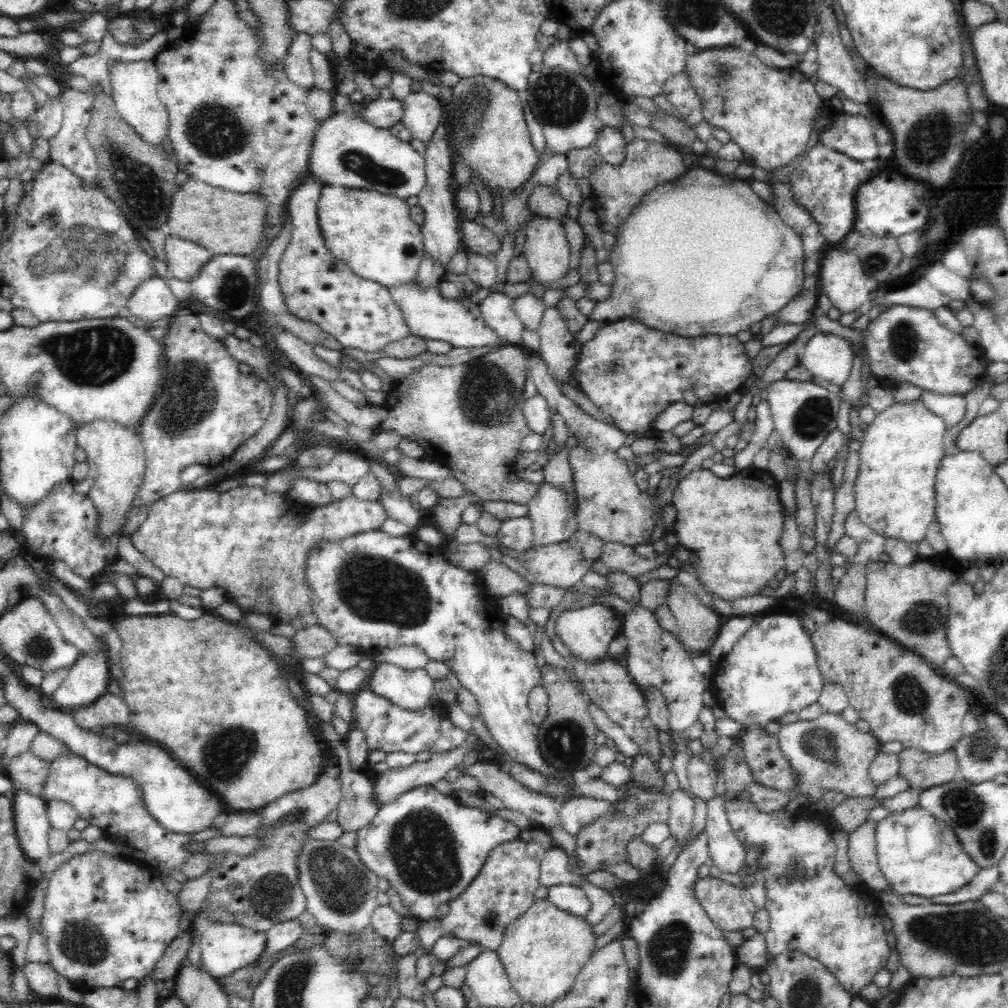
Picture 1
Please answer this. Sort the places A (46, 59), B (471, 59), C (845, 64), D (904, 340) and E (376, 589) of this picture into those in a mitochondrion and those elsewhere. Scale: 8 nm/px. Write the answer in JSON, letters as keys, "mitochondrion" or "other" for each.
{"A":"other","B":"other","C":"other","D":"mitochondrion","E":"mitochondrion"}

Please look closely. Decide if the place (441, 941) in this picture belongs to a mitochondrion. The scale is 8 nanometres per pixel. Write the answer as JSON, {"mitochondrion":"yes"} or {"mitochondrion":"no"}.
{"mitochondrion":"no"}

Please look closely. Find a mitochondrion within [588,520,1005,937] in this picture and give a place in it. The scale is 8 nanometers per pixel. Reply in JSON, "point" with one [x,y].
{"point":[963,807]}

